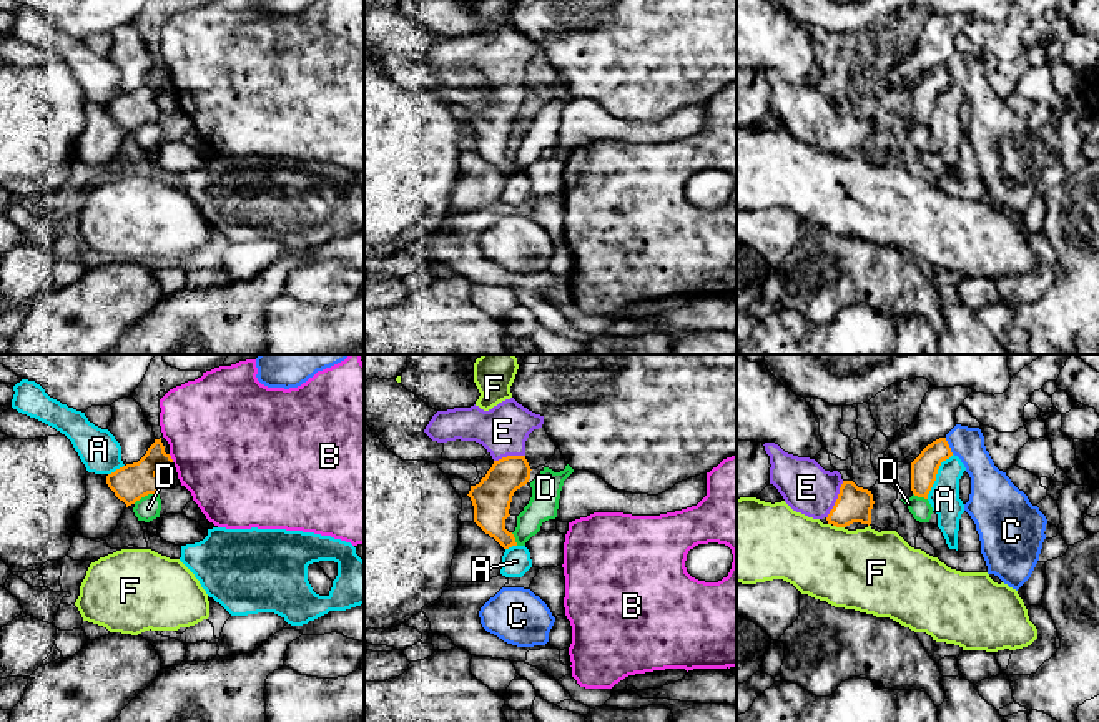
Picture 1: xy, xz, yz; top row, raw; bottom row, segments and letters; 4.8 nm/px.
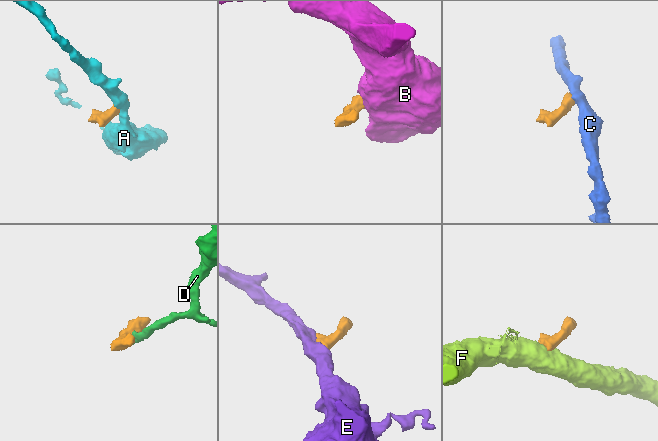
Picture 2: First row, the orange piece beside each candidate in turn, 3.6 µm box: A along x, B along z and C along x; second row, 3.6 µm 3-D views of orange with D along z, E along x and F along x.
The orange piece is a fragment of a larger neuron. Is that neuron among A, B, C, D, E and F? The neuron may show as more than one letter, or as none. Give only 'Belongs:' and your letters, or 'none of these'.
Belongs: E

